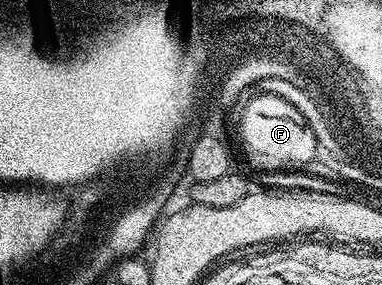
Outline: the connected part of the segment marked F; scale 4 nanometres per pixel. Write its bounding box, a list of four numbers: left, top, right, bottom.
[239,93,317,166]

